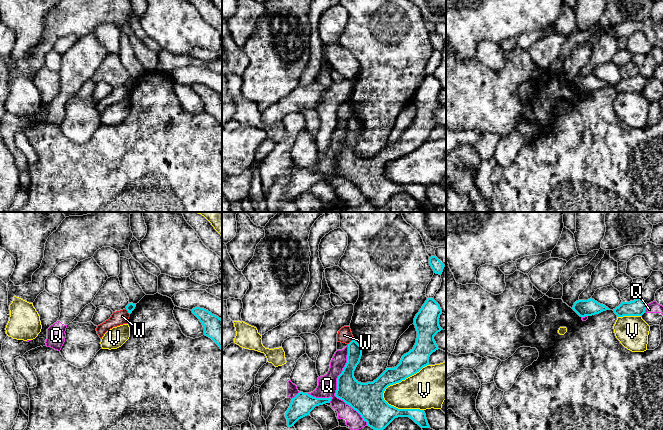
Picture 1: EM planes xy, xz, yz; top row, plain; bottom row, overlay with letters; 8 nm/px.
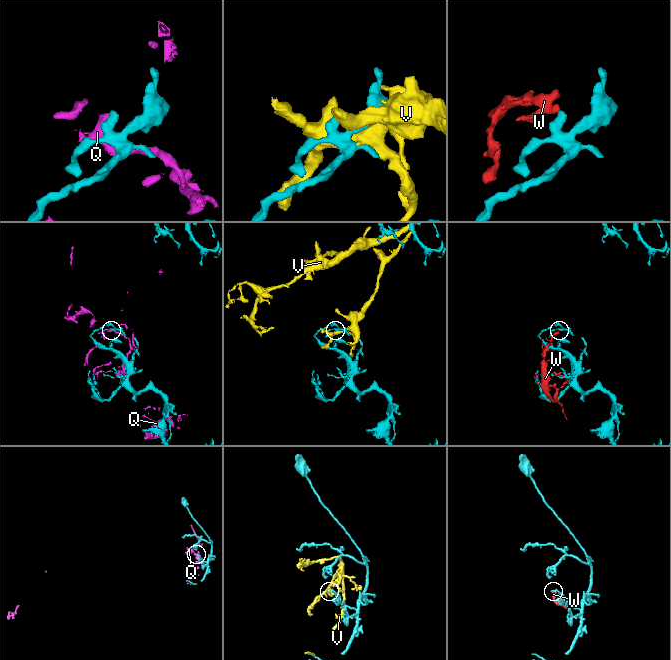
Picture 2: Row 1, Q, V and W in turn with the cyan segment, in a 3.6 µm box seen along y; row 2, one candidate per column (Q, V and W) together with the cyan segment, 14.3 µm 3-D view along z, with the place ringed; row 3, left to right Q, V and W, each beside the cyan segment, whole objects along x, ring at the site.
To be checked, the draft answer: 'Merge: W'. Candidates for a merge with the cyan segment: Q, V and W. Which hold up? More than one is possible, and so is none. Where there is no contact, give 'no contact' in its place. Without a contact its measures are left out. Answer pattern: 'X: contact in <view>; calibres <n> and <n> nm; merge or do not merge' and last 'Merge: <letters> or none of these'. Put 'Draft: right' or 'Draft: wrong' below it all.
Q: contact in xz; calibres 240 and 160 nm; do not merge
V: contact in xz; calibres 180 and 320 nm; do not merge
W: contact in xy; calibres 70 and 120 nm; do not merge
Merge: none of these
Draft: wrong

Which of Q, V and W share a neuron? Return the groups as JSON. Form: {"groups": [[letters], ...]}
{"groups": [["Q"], ["V"], ["W"]]}

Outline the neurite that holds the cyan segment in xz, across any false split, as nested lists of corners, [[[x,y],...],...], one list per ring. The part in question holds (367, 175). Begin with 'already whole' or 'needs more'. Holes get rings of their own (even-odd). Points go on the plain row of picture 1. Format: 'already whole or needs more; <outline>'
already whole; [[[427,74],[414,94],[417,114],[413,125],[402,132],[396,143],[386,144],[373,158],[361,159],[355,155],[354,147],[360,138],[362,124],[355,115],[348,120],[347,139],[337,154],[335,172],[356,186],[367,202],[380,207],[395,194],[409,193],[421,204],[430,204],[423,186],[398,185],[384,176],[383,169],[388,162],[405,156],[429,141],[430,131],[439,125],[434,112],[443,106],[439,101],[441,90],[440,81],[434,74]]]

